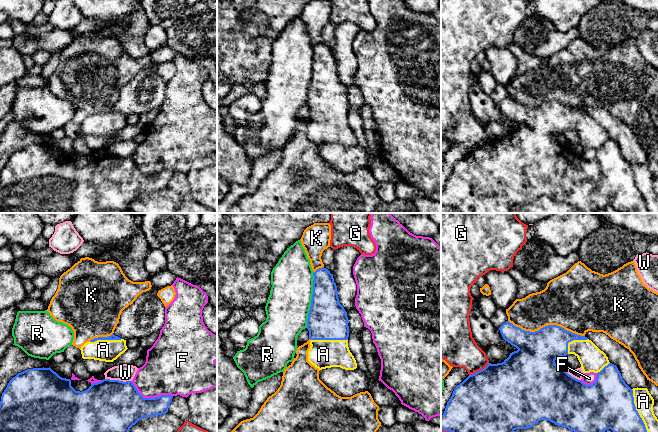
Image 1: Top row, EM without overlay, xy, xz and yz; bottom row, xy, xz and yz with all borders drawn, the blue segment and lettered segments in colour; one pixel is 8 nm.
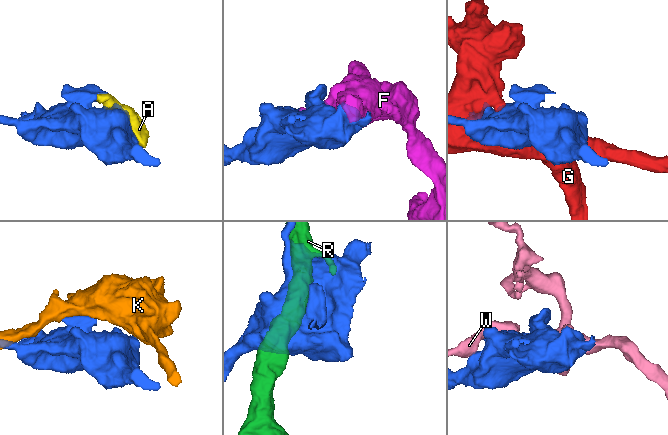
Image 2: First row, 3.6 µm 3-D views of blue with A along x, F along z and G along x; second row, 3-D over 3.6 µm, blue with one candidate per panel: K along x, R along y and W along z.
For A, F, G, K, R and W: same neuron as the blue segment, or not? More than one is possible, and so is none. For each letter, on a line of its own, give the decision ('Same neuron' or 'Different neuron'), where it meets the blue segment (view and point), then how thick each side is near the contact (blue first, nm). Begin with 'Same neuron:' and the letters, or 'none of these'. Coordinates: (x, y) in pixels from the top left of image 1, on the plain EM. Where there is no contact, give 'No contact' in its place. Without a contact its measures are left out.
Same neuron: A
A: Same neuron. Touches blue at yz (638, 189). Thickness 400 nm (blue) against 150 nm
F: Different neuron. Touches blue at xy (150, 174). Thickness 360 nm (blue) against 360 nm
G: Different neuron. Touches blue at yz (480, 146). Thickness 500 nm (blue) against 300 nm
K: Different neuron. Touches blue at yz (546, 102). Thickness 320 nm (blue) against 400 nm
R: Different neuron. Touches blue at xz (311, 76). Thickness 320 nm (blue) against 340 nm
W: Different neuron. Touches blue at xy (118, 156). Thickness 440 nm (blue) against 140 nm

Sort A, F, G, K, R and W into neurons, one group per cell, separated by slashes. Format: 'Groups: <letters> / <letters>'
Groups: A / F / G / K / R / W

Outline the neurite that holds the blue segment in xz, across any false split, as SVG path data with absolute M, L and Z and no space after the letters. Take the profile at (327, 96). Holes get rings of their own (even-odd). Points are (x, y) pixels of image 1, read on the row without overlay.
M322 43L313 52L313 70L307 95L311 121L308 137L319 146L331 143L354 146L357 139L348 123L347 88L339 78L333 50Z

